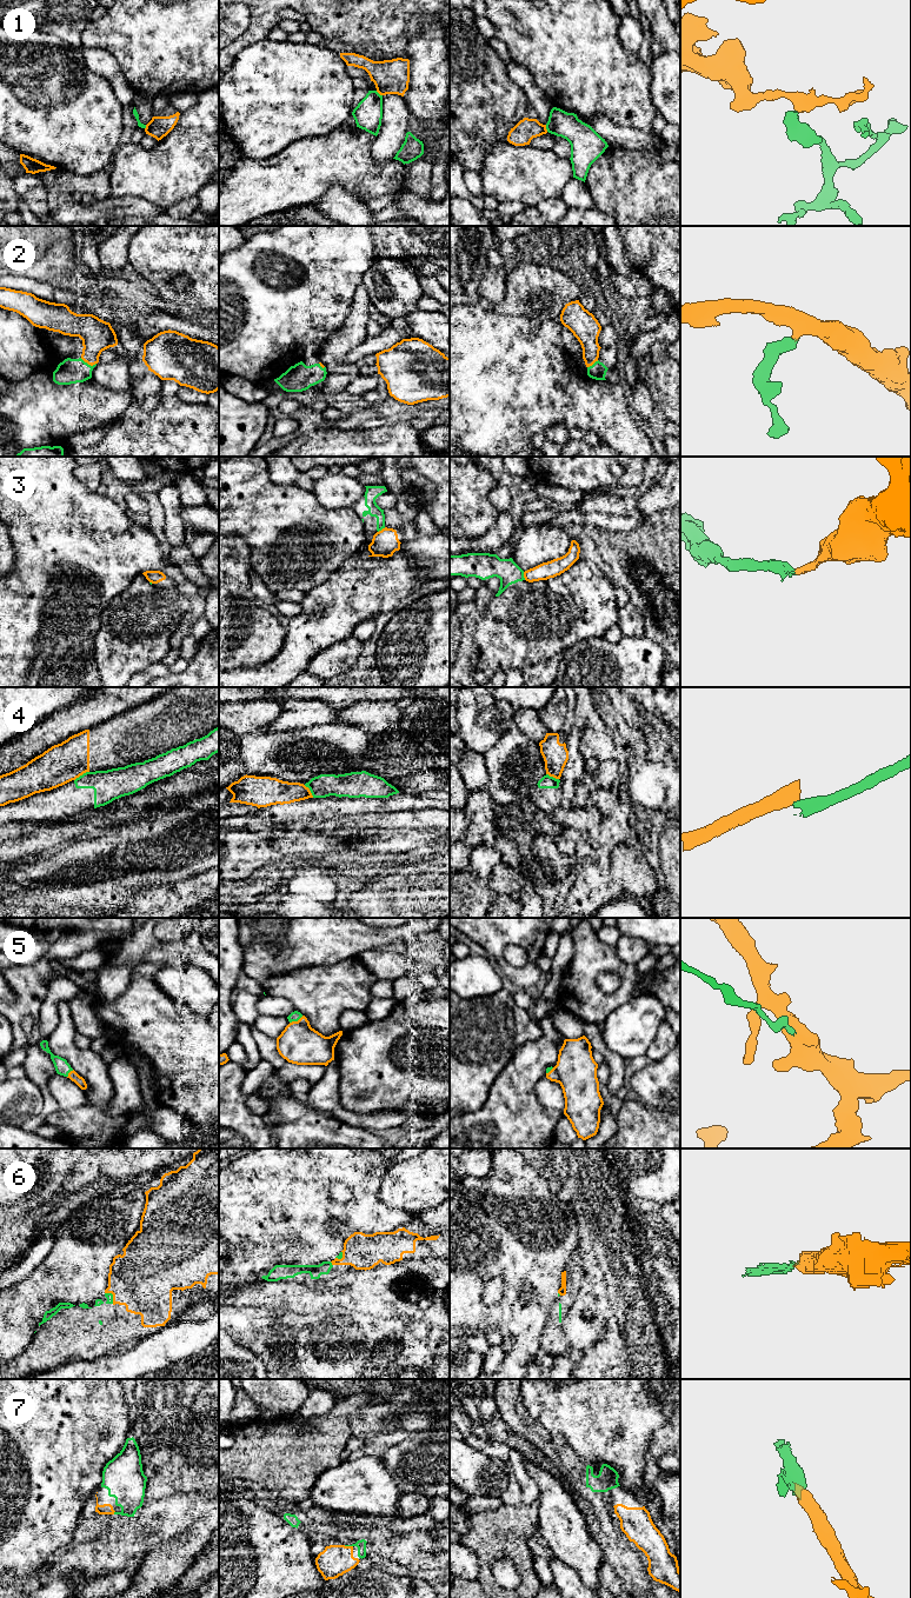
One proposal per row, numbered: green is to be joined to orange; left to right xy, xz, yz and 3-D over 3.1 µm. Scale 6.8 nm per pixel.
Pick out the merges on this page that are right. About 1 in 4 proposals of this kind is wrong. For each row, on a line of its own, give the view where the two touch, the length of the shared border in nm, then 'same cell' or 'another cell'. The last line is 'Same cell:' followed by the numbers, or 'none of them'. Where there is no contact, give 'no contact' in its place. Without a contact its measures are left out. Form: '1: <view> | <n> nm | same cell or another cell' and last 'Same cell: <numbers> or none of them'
1: yz | 50 nm | another cell
2: xy | 120 nm | same cell
3: yz | 60 nm | another cell
4: xy | 120 nm | another cell
5: xz | 110 nm | same cell
6: xy | 100 nm | same cell
7: xz | 60 nm | same cell
Same cell: 2, 5, 6, 7

